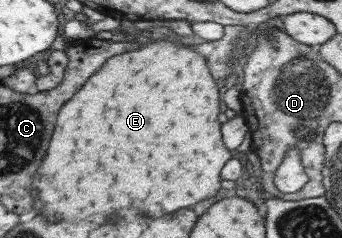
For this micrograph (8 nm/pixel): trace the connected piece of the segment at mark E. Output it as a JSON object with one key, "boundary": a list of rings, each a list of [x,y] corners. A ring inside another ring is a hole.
{"boundary":[[[168,36],[163,40],[151,42],[143,45],[140,50],[134,52],[126,52],[118,56],[114,56],[106,62],[104,66],[93,77],[90,77],[86,84],[72,97],[69,102],[61,109],[58,126],[56,132],[53,133],[52,144],[50,150],[42,162],[42,166],[38,168],[38,178],[34,178],[36,188],[36,202],[40,198],[40,202],[44,202],[44,210],[42,216],[62,216],[66,220],[84,220],[96,214],[118,214],[124,208],[140,208],[146,216],[166,216],[172,214],[180,208],[190,208],[196,206],[198,202],[204,202],[212,196],[216,196],[222,188],[221,173],[226,167],[229,160],[232,160],[232,151],[224,144],[222,140],[222,122],[220,118],[220,81],[214,78],[213,71],[210,70],[208,60],[204,54],[200,54],[194,46],[186,46],[176,40],[176,36]]]}

